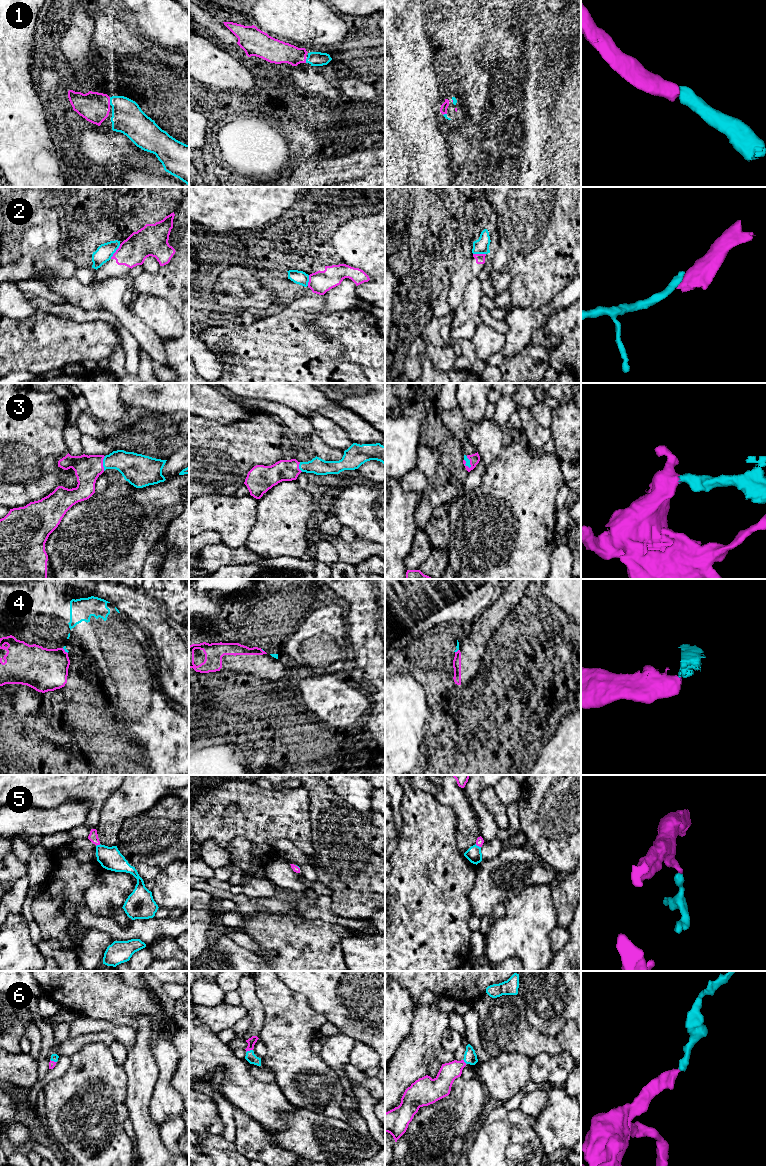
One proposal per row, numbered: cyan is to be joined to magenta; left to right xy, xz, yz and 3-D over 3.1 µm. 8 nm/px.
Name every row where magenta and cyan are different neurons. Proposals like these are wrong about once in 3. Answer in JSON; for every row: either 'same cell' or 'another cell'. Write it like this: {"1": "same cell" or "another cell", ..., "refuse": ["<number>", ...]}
{"1": "same cell", "2": "another cell", "3": "same cell", "4": "another cell", "5": "same cell", "6": "same cell", "refuse": ["2", "4"]}

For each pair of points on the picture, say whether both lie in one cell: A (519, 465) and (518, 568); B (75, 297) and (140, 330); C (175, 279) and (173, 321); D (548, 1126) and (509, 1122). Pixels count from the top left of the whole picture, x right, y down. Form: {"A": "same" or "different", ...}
{"A": "same", "B": "same", "C": "different", "D": "different"}

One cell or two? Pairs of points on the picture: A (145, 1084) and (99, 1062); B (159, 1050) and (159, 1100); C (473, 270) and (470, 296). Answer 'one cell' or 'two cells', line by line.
A: two cells
B: one cell
C: two cells

